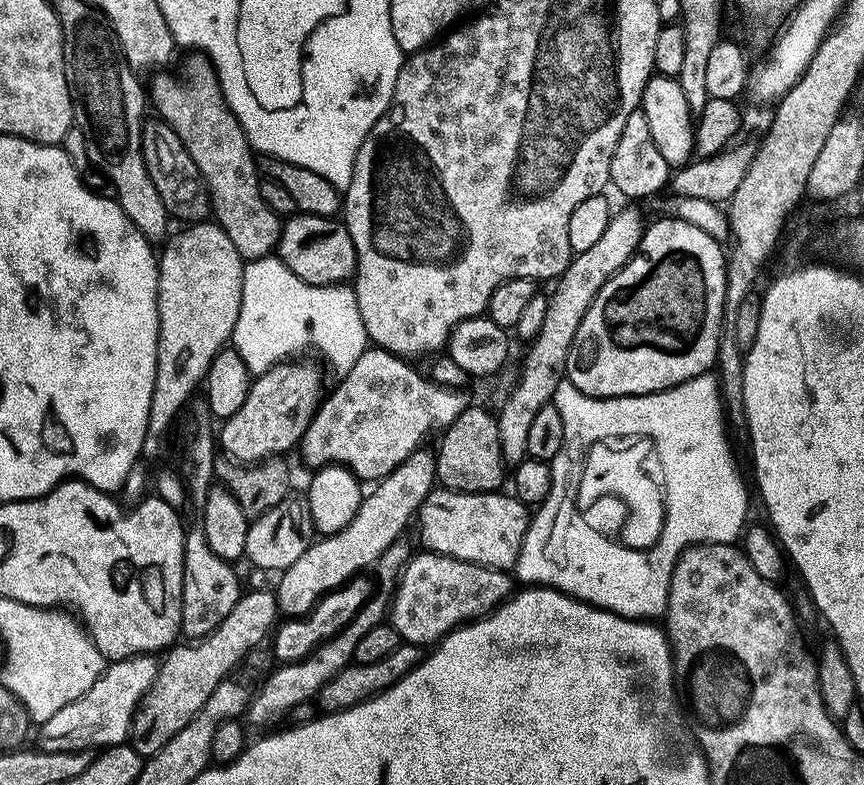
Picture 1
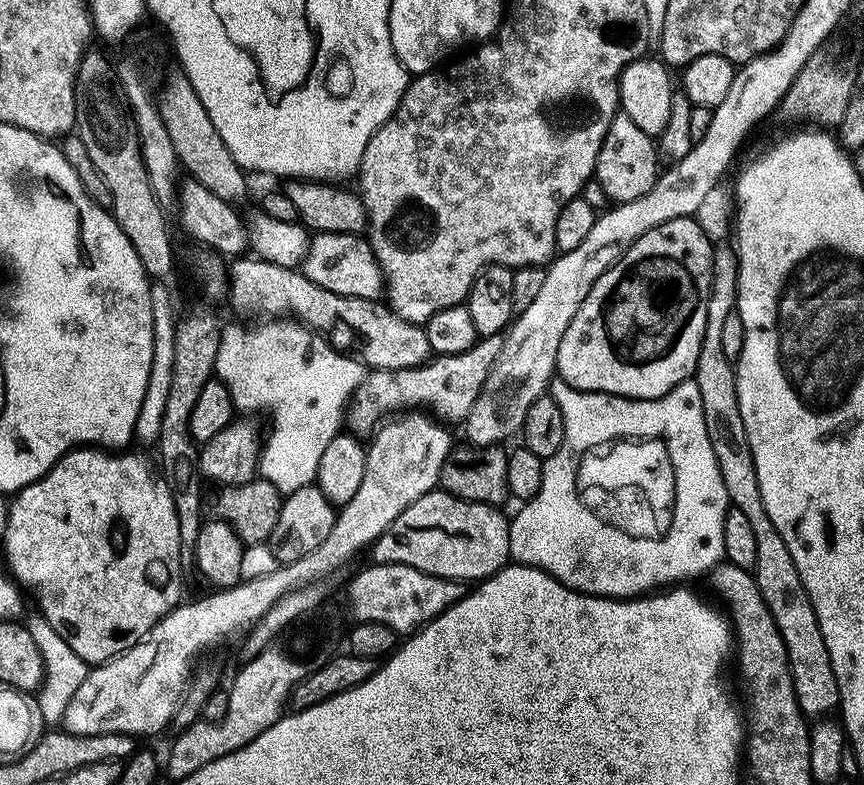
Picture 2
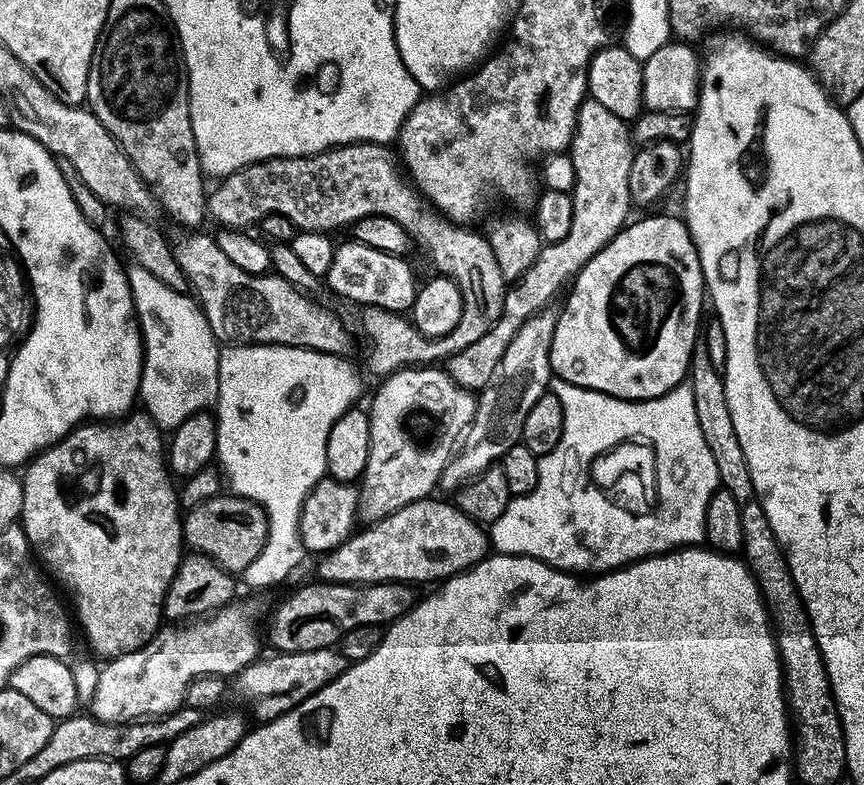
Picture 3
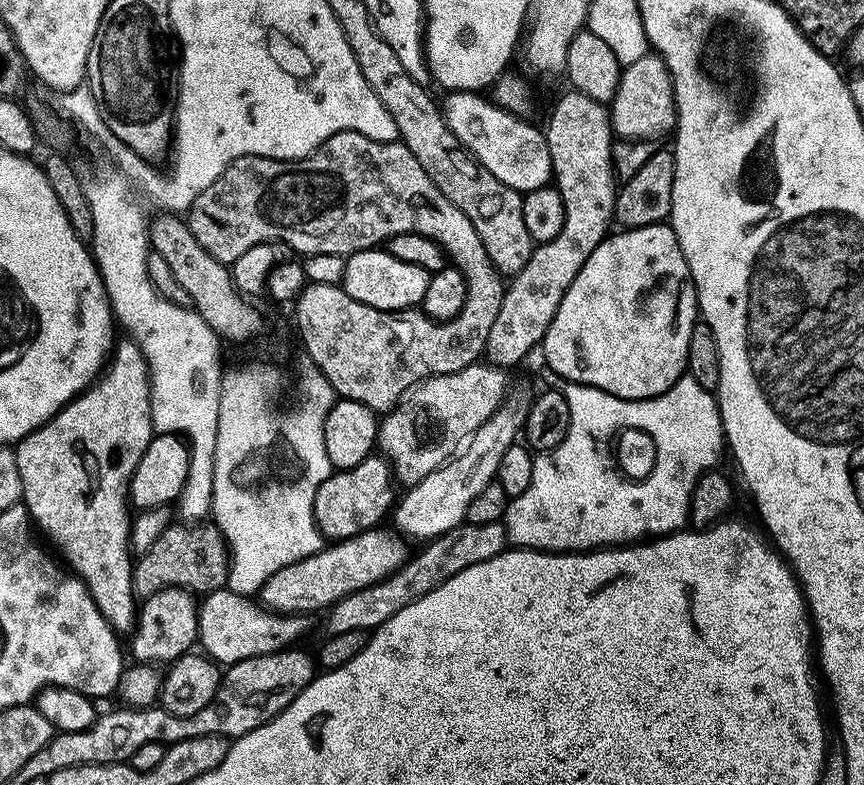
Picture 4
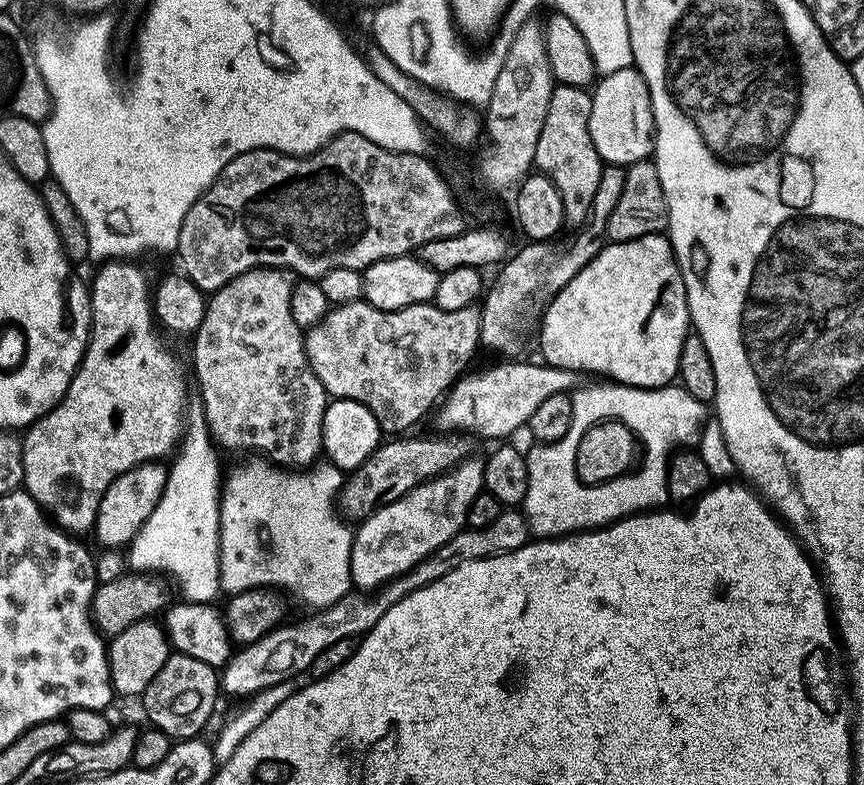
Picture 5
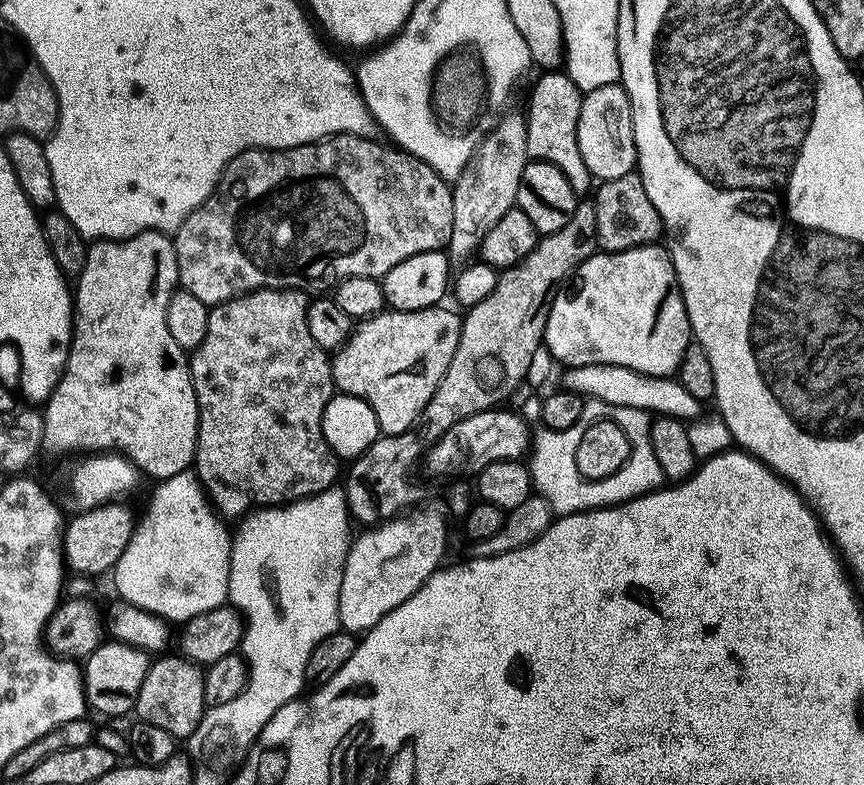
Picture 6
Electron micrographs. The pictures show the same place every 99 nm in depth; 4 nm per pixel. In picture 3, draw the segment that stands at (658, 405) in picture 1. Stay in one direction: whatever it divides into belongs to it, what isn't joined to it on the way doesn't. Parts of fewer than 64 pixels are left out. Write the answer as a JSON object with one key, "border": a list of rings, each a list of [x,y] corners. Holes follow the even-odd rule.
{"border":[[[559,378],[553,379],[550,390],[566,410],[566,434],[562,434],[558,450],[541,459],[538,490],[534,490],[534,494],[529,496],[515,497],[506,514],[502,514],[502,518],[498,518],[498,522],[491,525],[490,544],[499,555],[525,556],[557,568],[560,572],[575,574],[581,578],[595,578],[618,572],[621,568],[629,568],[631,564],[648,560],[652,556],[664,556],[681,548],[694,548],[707,541],[706,510],[714,494],[721,491],[722,485],[714,454],[710,454],[710,446],[706,446],[706,438],[698,422],[698,410],[691,383],[682,383],[656,400],[638,401],[620,400],[617,396],[591,392]],[[640,432],[654,434],[660,446],[662,506],[660,514],[654,518],[632,518],[626,512],[616,510],[588,484],[588,466],[594,454],[626,438],[628,434]]]}

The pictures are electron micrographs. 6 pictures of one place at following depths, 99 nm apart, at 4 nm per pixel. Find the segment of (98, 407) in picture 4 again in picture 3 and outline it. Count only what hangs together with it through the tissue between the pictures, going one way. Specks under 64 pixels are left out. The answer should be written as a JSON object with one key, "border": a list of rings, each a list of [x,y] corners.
{"border":[[[129,414],[115,422],[89,422],[73,430],[66,439],[57,442],[53,448],[41,452],[35,460],[27,465],[23,473],[24,486],[24,515],[22,527],[32,551],[38,557],[39,563],[46,569],[47,575],[66,593],[67,599],[72,599],[71,607],[74,609],[78,628],[84,631],[88,644],[96,656],[101,656],[101,661],[111,662],[122,658],[131,652],[142,650],[151,640],[156,639],[157,632],[161,631],[160,620],[164,615],[164,599],[174,578],[178,574],[182,561],[186,556],[184,542],[184,521],[182,510],[179,506],[178,492],[172,489],[168,481],[169,469],[166,467],[166,440],[160,428],[146,414]]]}

